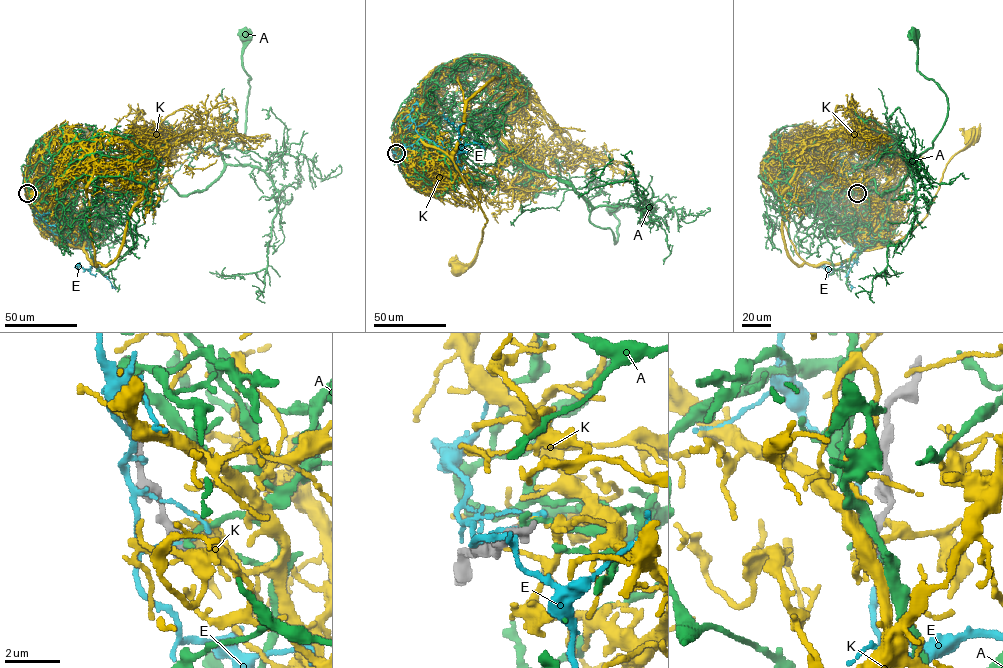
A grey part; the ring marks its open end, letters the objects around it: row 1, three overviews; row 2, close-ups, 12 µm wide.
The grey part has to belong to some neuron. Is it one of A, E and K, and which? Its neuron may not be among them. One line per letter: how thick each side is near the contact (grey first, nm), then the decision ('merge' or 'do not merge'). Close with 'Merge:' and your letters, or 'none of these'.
A: 550 nm thick on the grey side, 220 nm on the other; merge
E: 550 nm thick on the grey side, 140 nm on the other; do not merge
K: 280 nm thick on the grey side, 150 nm on the other; do not merge
Merge: A

